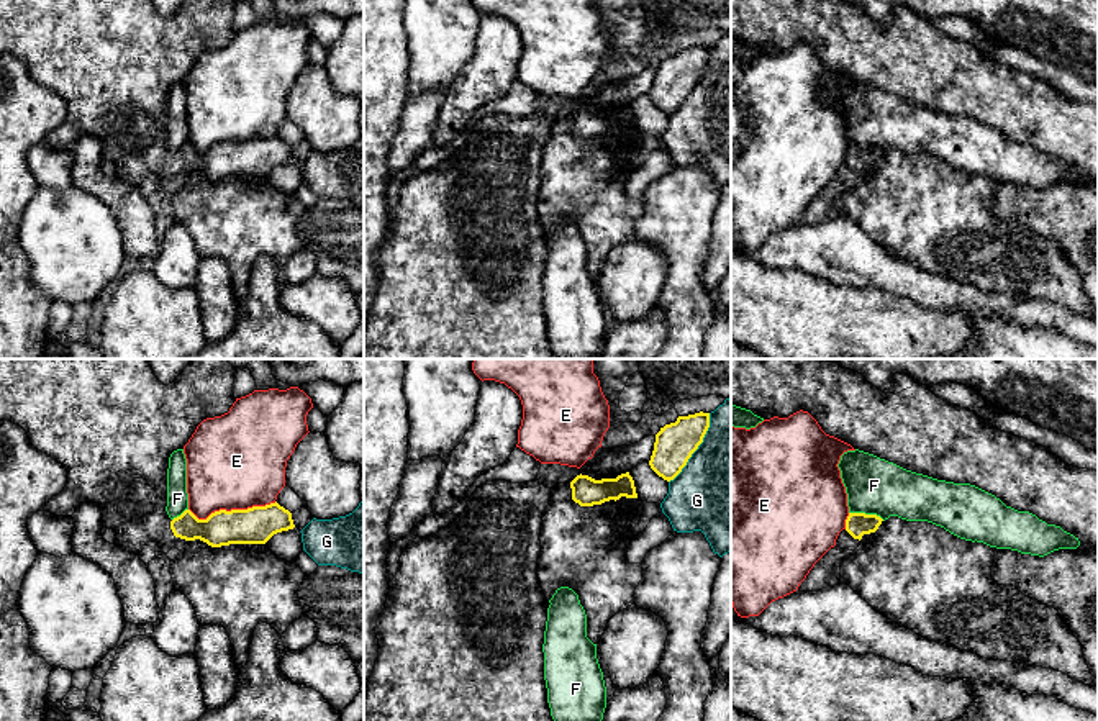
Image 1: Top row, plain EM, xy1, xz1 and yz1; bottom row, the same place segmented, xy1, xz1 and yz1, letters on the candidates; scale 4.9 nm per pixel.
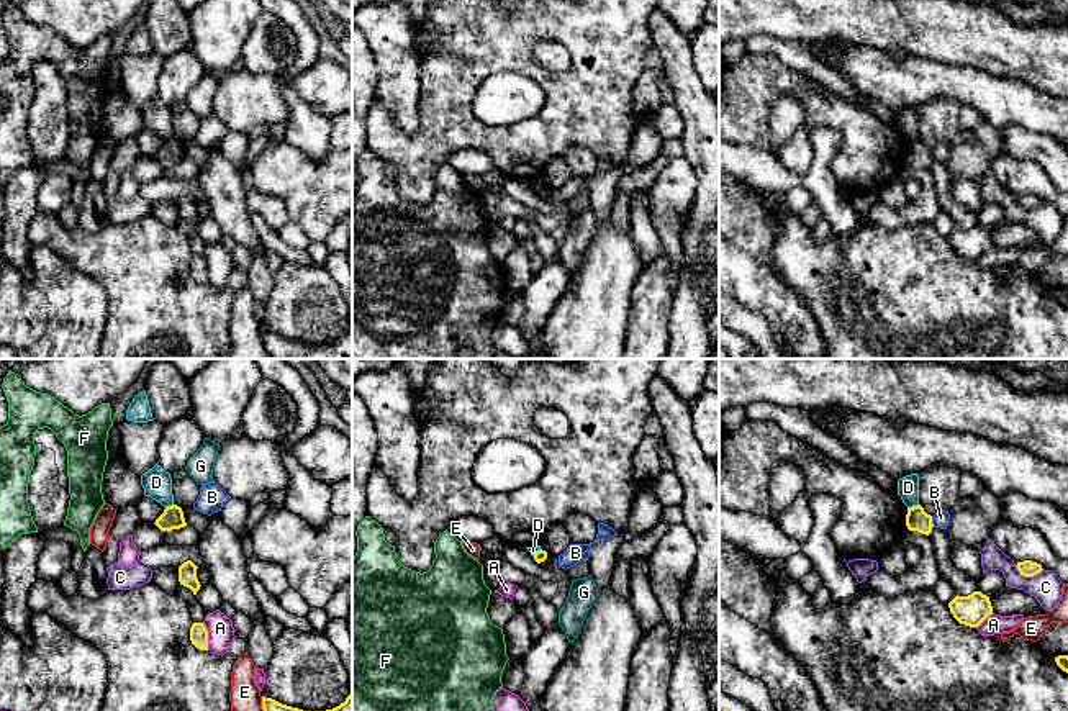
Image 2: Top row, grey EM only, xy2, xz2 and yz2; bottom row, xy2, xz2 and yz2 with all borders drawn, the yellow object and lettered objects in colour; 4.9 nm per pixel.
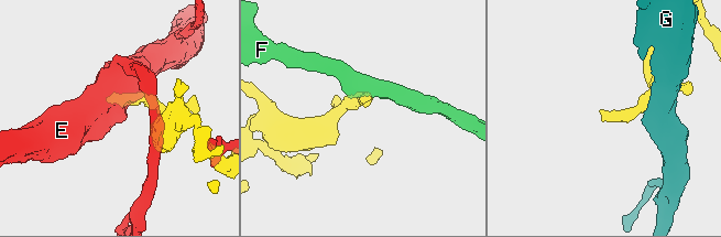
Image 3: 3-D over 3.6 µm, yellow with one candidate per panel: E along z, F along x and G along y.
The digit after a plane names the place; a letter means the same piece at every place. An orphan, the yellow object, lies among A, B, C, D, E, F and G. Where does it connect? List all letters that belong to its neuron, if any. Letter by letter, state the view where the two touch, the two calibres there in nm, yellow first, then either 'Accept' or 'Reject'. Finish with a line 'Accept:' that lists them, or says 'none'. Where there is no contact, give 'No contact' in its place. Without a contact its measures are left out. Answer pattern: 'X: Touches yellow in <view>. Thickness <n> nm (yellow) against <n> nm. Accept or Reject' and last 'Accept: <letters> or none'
A: Touches yellow in xy2. Thickness 90 nm (yellow) against 130 nm. Reject
B: Touches yellow in yz2. Thickness 110 nm (yellow) against 80 nm. Reject
C: Touches yellow in yz2. Thickness 80 nm (yellow) against 160 nm. Reject
D: Touches yellow in yz2. Thickness 110 nm (yellow) against 110 nm. Reject
E: Touches yellow in xy1. Thickness 180 nm (yellow) against 480 nm. Reject
F: Touches yellow in yz1. Thickness 120 nm (yellow) against 280 nm. Reject
G: Touches yellow in xz1. Thickness 200 nm (yellow) against 480 nm. Reject
Accept: none

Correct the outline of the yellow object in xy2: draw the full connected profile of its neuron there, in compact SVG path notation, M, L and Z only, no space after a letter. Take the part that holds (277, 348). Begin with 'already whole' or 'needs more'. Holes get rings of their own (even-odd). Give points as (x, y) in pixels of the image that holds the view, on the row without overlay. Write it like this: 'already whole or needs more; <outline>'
already whole; M352 328L326 344L303 344L262 329L262 342L272 359L352 359Z

